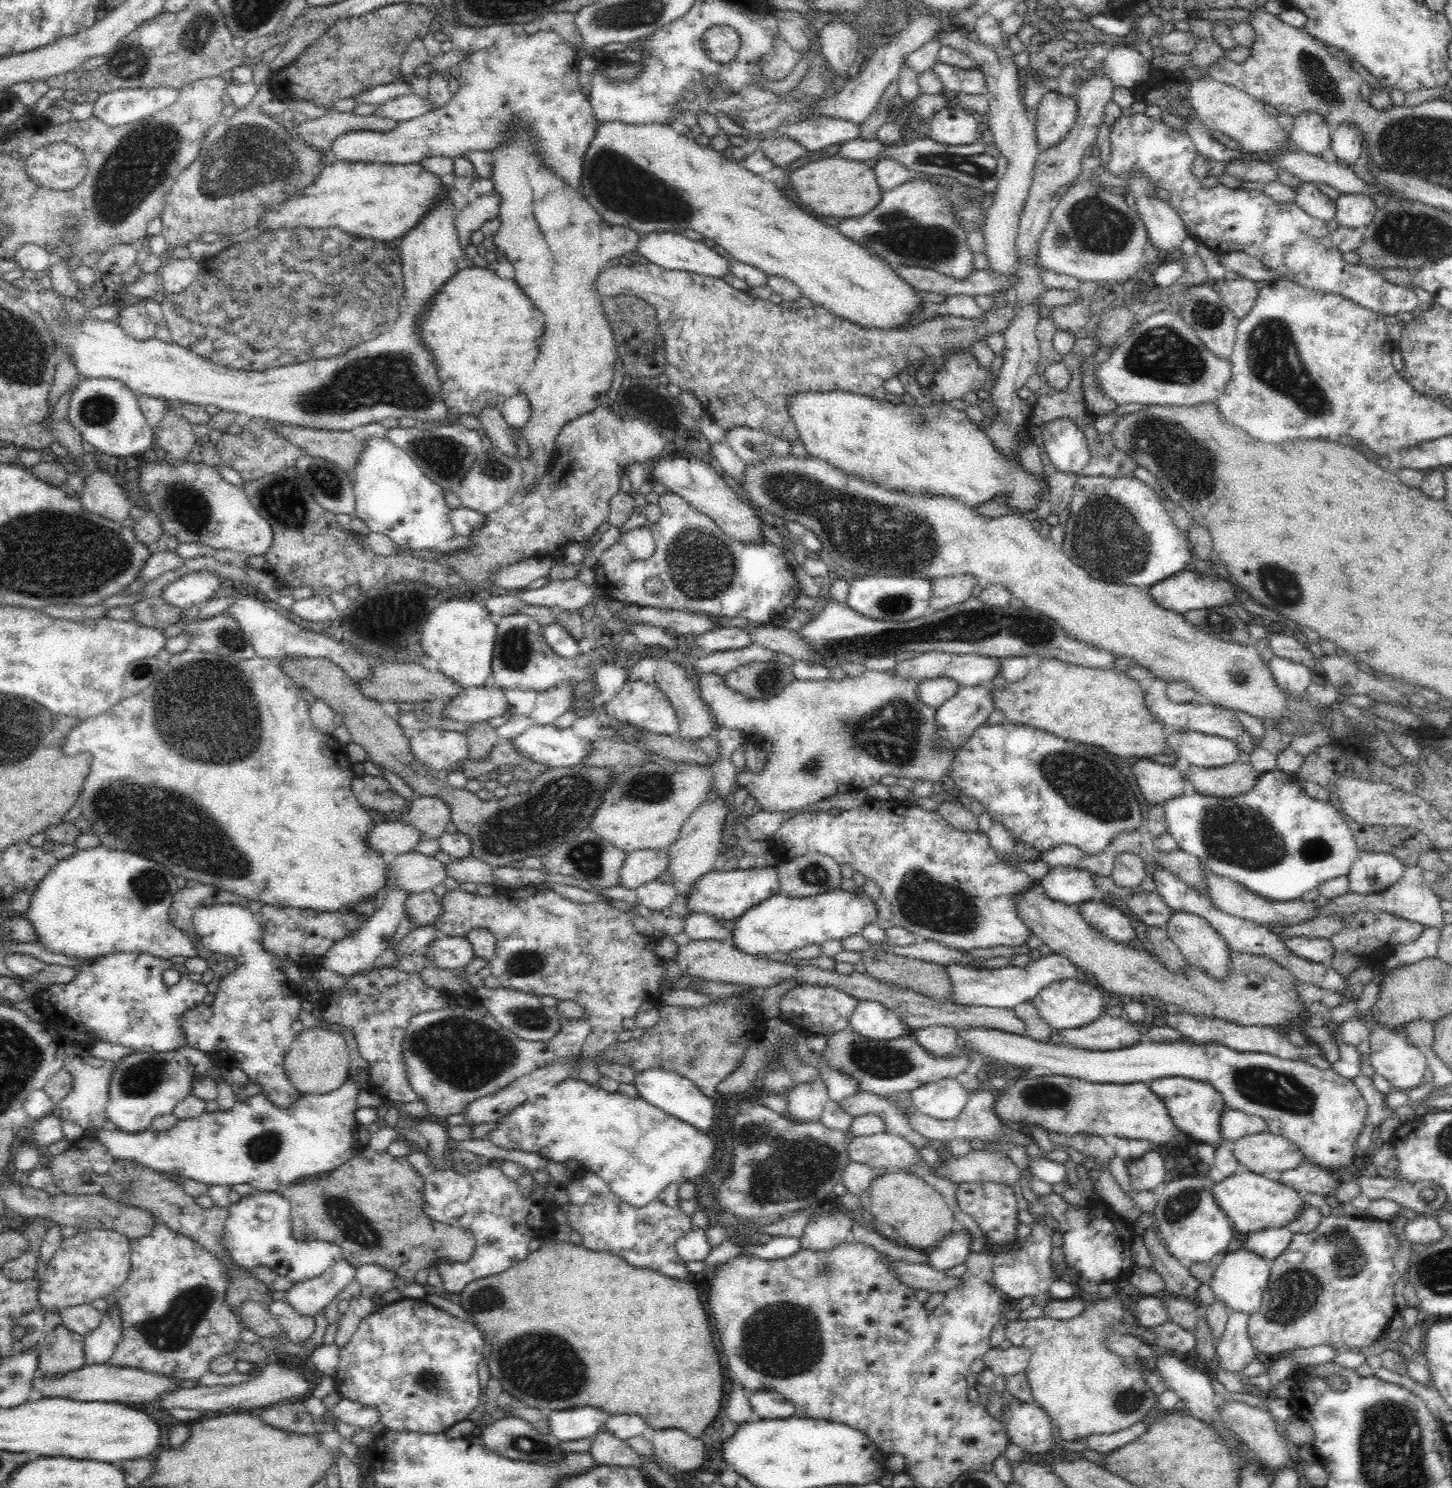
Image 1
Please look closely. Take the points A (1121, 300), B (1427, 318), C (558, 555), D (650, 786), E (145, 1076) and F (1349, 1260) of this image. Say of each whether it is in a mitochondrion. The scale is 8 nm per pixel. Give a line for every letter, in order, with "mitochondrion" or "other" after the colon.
A: other
B: other
C: other
D: mitochondrion
E: mitochondrion
F: mitochondrion

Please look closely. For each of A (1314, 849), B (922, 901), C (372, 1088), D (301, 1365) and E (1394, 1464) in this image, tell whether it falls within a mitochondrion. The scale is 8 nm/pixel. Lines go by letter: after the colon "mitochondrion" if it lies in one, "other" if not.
A: mitochondrion
B: mitochondrion
C: other
D: other
E: mitochondrion

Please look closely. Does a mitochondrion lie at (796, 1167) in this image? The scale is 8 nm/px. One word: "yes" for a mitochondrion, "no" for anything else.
yes

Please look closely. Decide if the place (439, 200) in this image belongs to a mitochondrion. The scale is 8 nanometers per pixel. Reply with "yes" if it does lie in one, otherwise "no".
no

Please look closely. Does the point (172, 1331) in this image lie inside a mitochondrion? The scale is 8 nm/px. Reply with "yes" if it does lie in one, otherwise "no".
yes

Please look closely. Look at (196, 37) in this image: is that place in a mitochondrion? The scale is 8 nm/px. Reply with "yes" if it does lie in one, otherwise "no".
yes

